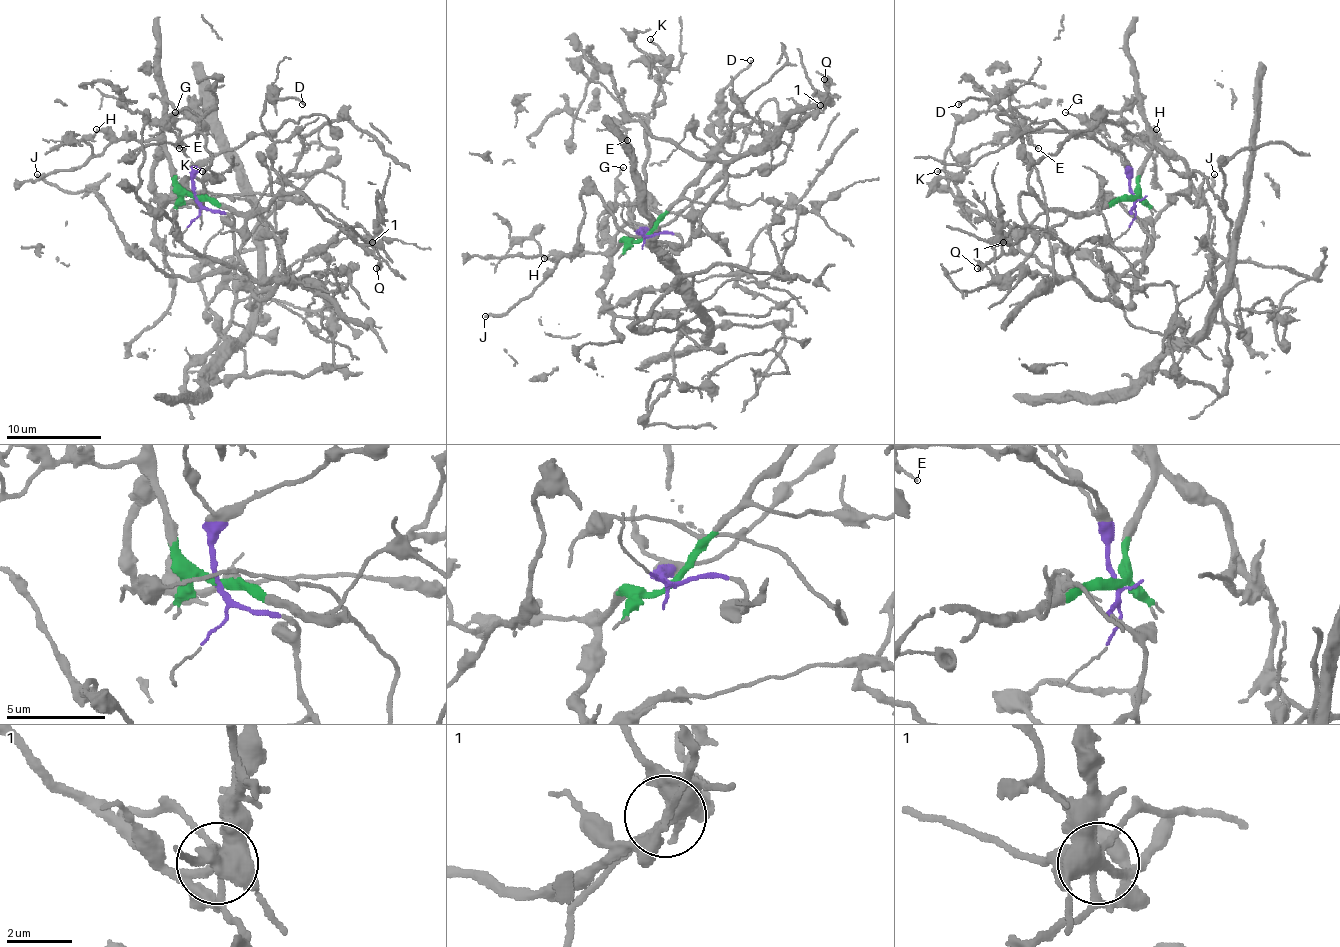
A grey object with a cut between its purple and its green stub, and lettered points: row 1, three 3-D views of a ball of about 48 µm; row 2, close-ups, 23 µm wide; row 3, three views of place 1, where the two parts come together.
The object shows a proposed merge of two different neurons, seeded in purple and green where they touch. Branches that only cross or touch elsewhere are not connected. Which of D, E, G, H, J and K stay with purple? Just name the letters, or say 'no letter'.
G, J

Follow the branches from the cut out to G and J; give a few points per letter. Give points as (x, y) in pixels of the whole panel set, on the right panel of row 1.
G: (1134, 197), (1129, 190), (1127, 166), (1122, 157), (1077, 116), (1065, 112)
J: (1134, 197), (1146, 228), (1134, 278), (1091, 257), (1098, 245), (1146, 247), (1160, 212), (1215, 174)

